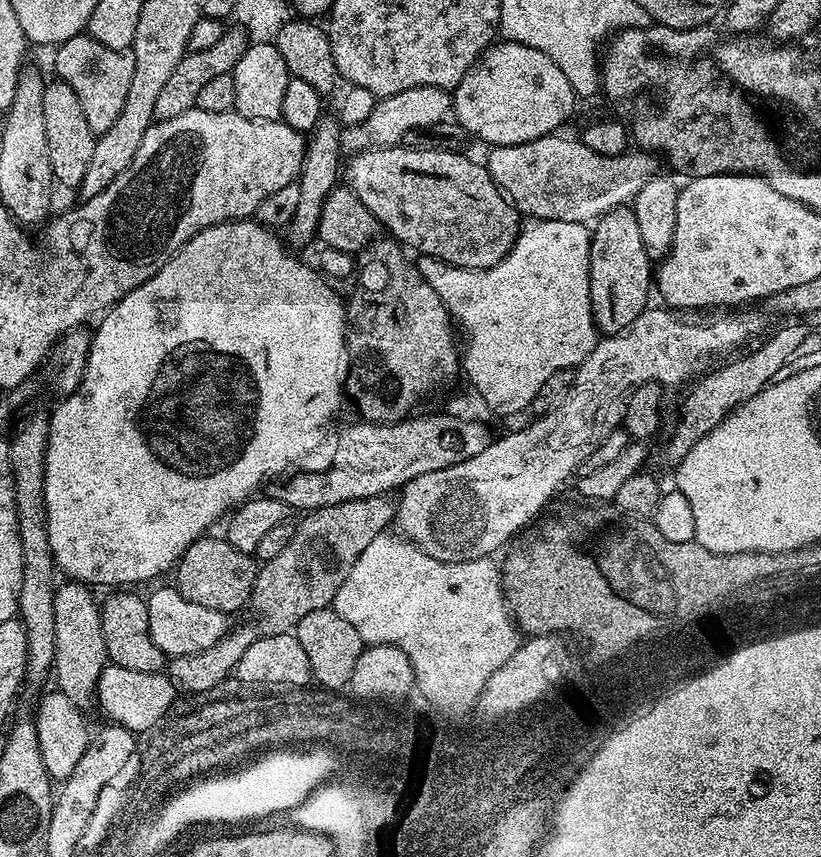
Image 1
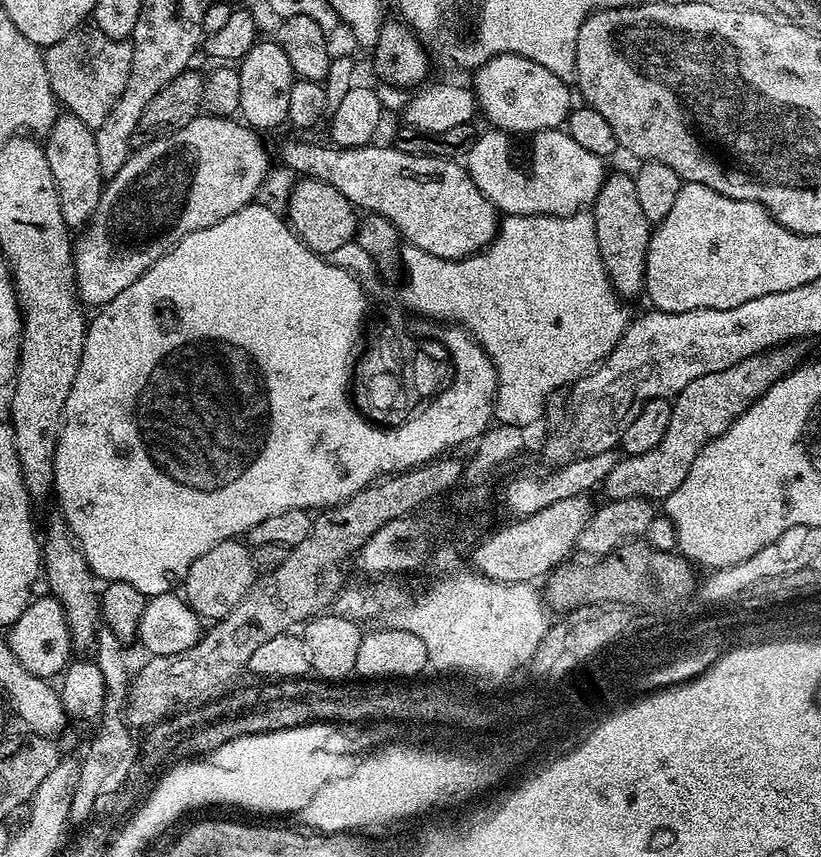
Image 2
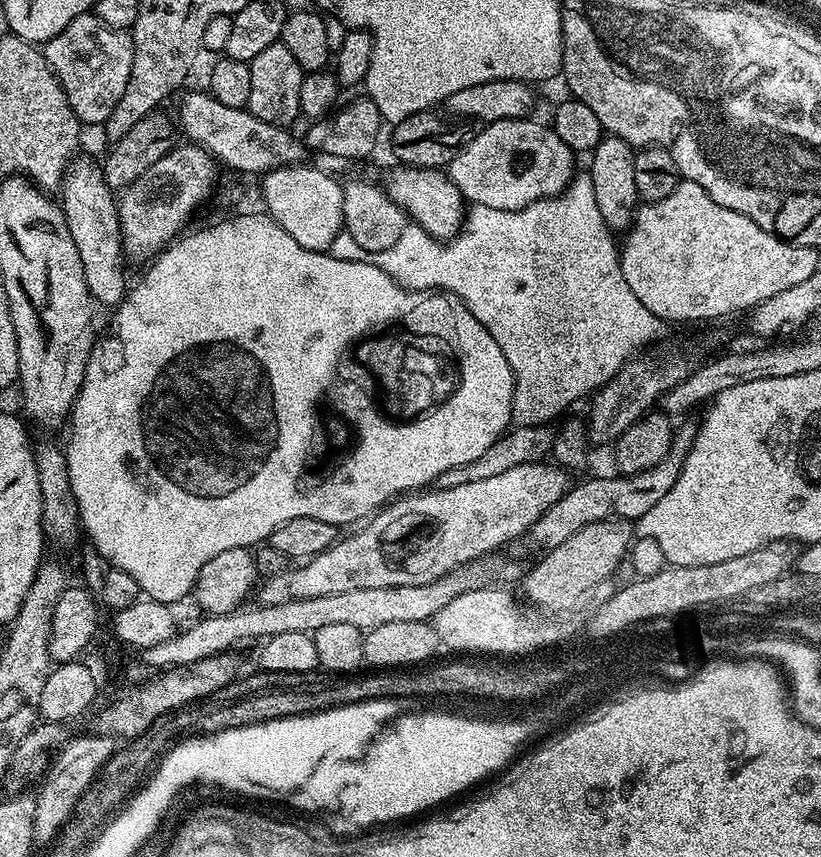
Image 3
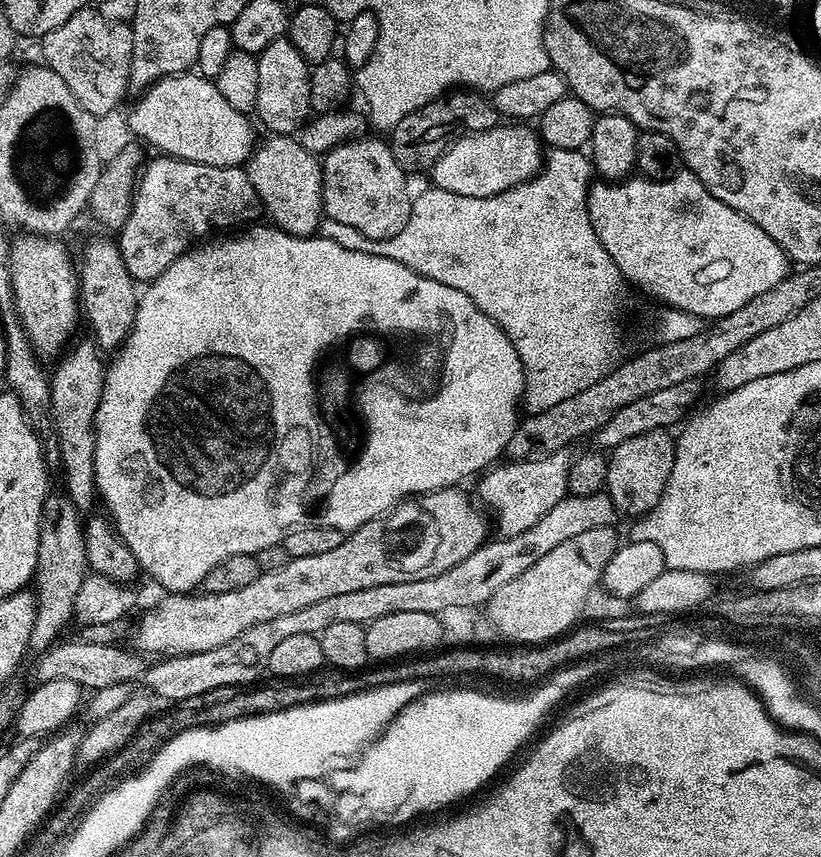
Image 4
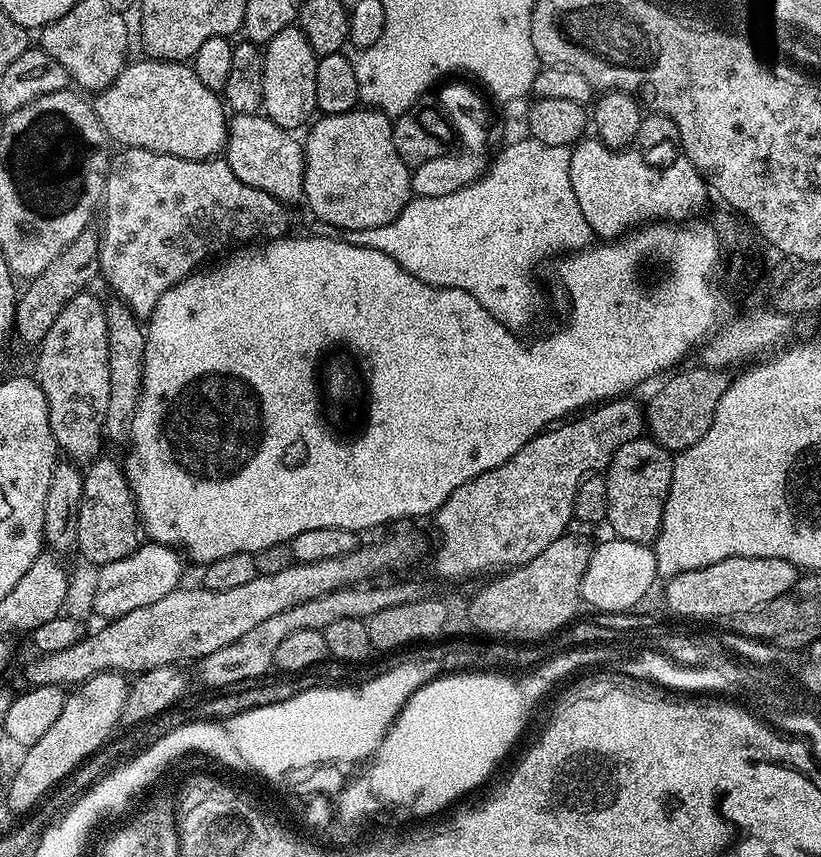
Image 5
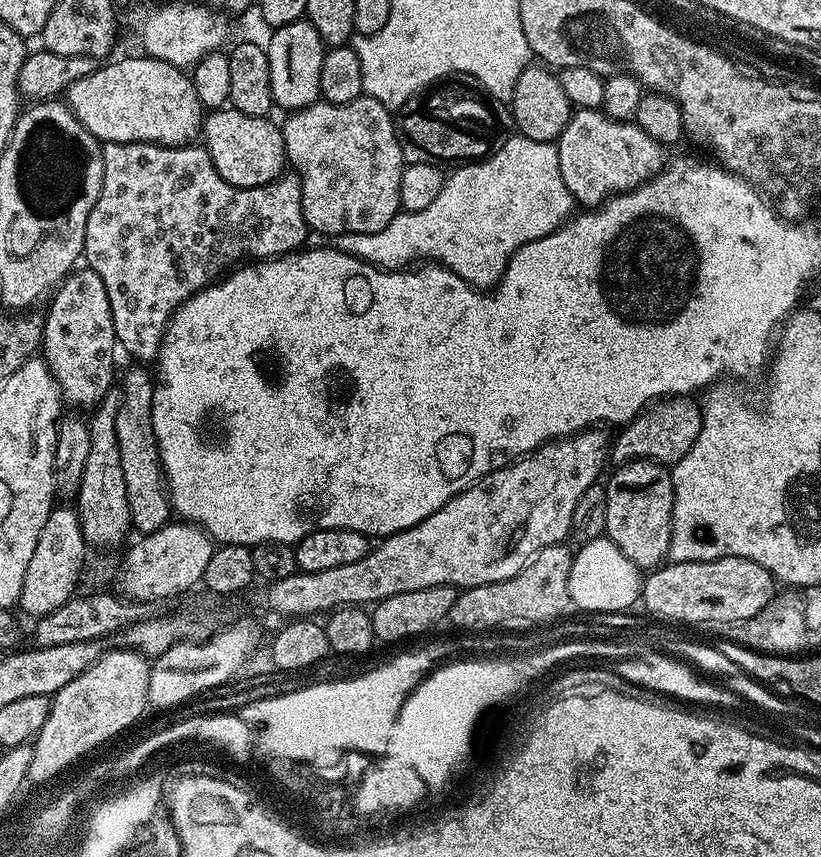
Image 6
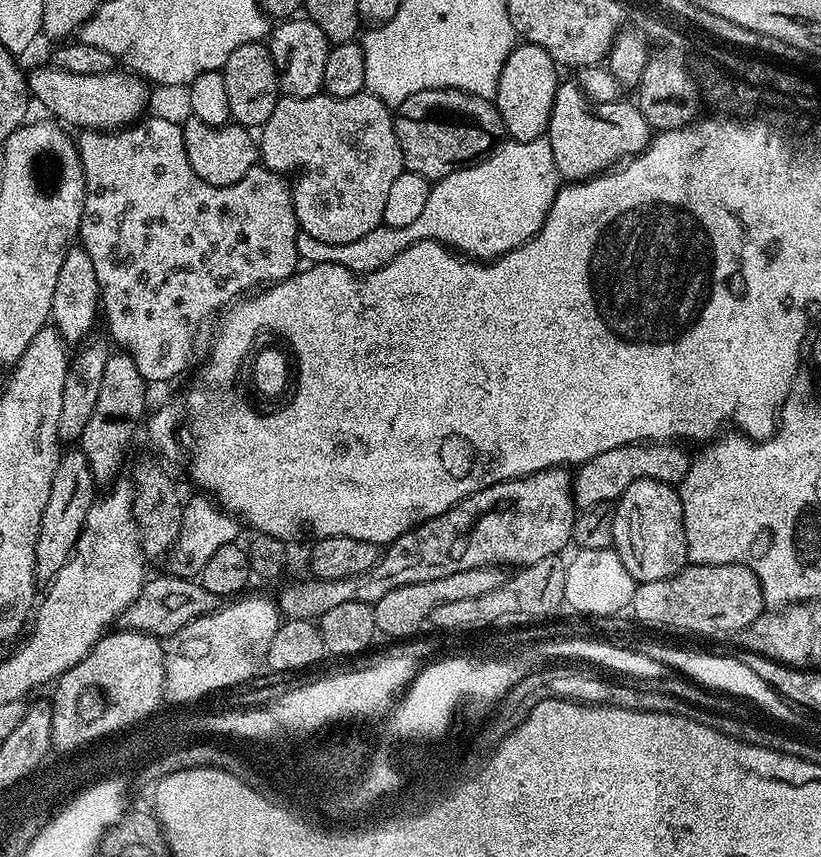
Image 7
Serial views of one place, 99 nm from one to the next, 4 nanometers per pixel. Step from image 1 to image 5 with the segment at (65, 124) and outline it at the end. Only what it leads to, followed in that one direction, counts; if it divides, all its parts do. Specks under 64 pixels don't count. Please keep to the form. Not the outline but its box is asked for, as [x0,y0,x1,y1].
[104,302,145,441]

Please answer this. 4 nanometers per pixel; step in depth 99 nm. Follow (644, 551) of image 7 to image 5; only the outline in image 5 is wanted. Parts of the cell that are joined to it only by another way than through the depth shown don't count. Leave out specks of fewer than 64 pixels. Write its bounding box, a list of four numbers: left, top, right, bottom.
[604,438,673,545]

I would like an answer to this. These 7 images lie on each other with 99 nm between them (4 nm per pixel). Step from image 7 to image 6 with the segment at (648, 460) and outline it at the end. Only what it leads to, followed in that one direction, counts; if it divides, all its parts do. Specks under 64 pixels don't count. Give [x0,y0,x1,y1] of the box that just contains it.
[610,396,702,466]

